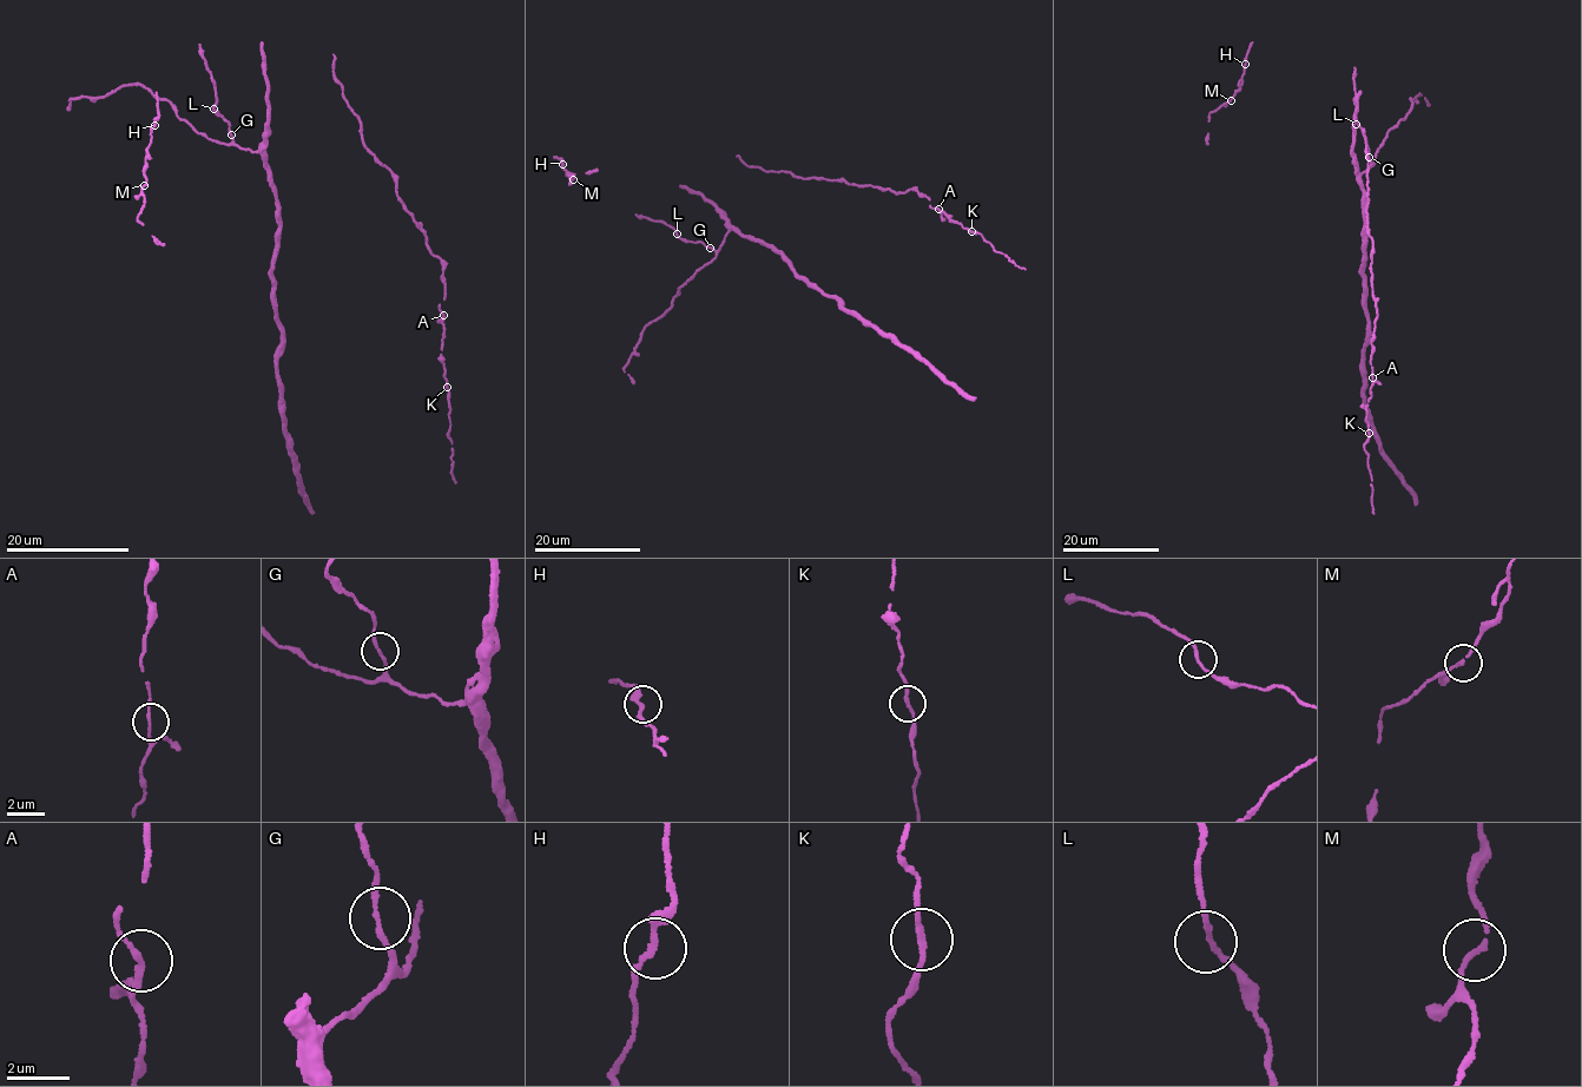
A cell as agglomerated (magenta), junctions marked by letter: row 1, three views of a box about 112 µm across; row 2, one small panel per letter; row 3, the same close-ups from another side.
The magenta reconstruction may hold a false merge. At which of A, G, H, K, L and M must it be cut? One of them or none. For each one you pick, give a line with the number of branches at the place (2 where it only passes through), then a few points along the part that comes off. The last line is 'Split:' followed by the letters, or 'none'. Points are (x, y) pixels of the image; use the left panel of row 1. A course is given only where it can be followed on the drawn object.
Split: none

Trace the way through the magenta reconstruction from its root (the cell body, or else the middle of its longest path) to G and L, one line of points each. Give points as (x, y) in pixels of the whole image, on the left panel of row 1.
G: (268, 80), (267, 145), (254, 151), (242, 149), (231, 134)
L: (268, 80), (269, 123), (263, 147), (252, 151), (233, 142), (229, 123), (213, 109)

